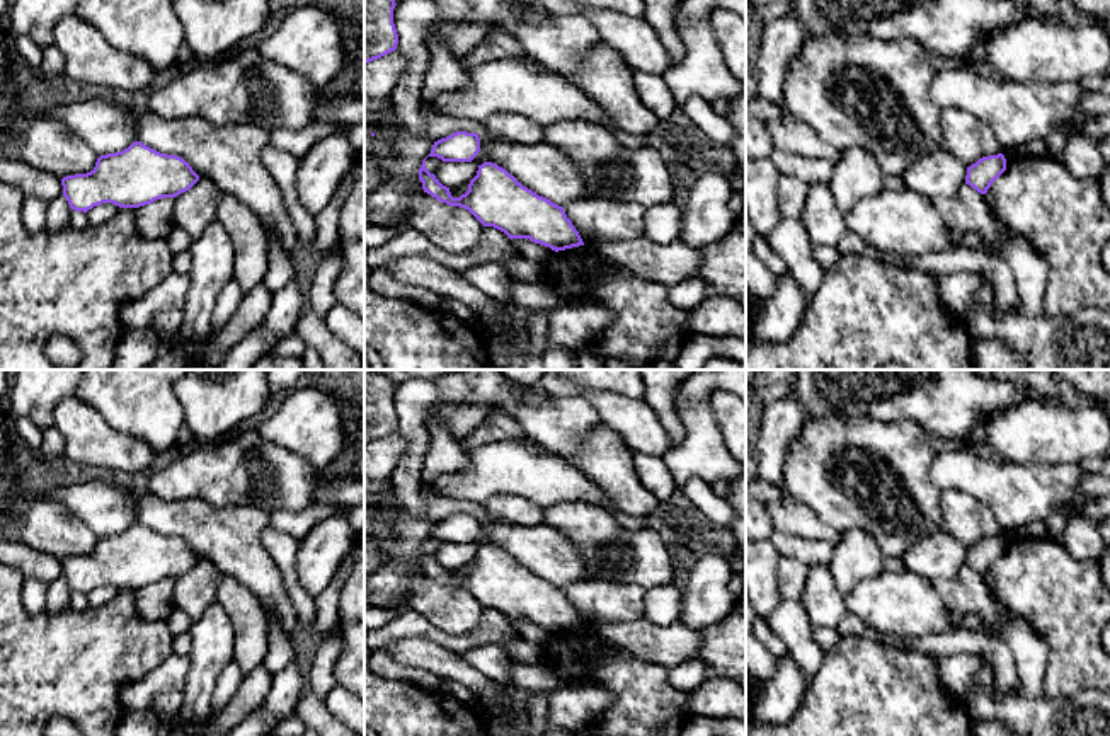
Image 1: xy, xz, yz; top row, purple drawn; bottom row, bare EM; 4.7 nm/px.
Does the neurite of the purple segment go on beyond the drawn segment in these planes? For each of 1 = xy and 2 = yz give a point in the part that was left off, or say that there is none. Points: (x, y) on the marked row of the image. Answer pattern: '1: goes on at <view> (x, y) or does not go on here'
1: does not go on here
2: does not go on here

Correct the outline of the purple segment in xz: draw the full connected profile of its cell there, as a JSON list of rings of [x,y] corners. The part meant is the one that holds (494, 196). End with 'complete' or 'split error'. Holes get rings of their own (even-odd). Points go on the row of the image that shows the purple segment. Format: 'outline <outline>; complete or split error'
outline [[[426,158],[419,179],[424,193],[449,206],[468,210],[483,227],[494,227],[511,240],[529,239],[555,252],[584,245],[562,206],[524,187],[497,164],[478,165],[468,191],[460,198],[453,198],[449,187],[426,169]]]; complete

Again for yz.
outline [[[1003,153],[979,158],[967,167],[965,184],[977,193],[986,194],[991,184],[1006,170],[1006,158]]]; complete

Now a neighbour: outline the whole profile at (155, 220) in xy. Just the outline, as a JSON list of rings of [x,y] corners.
[[[162,198],[152,204],[136,208],[136,227],[145,239],[167,239],[174,230],[174,199]]]

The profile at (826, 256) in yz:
[[[812,245],[812,256],[819,262],[819,266],[827,271],[836,264],[836,261],[843,256],[838,247],[829,245]]]

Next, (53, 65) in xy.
[[[48,44],[43,48],[43,63],[39,66],[39,72],[46,78],[65,78],[66,77],[65,75],[66,60],[54,44]]]

